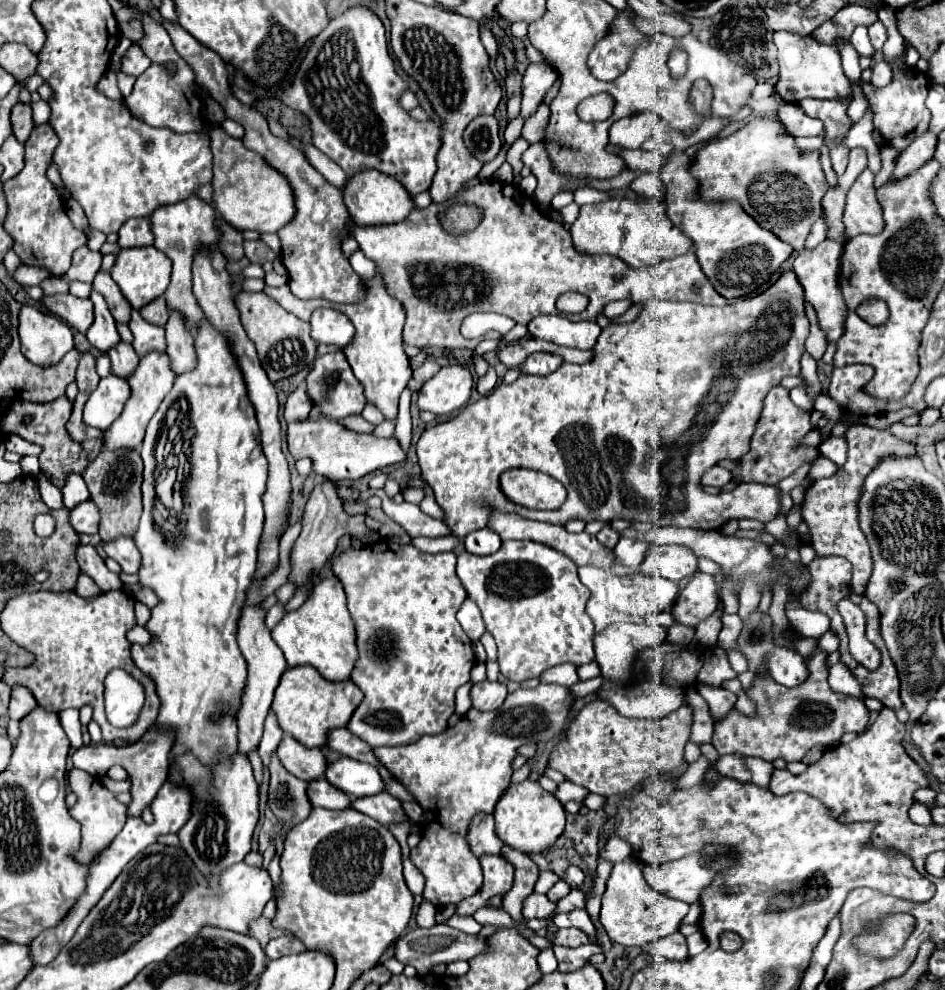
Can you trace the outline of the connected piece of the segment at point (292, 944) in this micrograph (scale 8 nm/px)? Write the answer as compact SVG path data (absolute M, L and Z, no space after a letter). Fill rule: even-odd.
M279 936L279 938L273 938L267 946L265 946L265 952L267 952L267 958L269 960L275 960L275 958L283 958L287 954L301 954L305 952L307 946L303 942L299 942L297 936Z

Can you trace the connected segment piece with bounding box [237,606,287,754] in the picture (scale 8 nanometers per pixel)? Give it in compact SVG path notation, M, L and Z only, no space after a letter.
M249 606L243 610L243 618L239 620L237 630L237 642L241 648L243 658L247 660L247 684L243 688L243 702L237 712L237 740L239 740L239 752L247 754L249 750L259 746L261 734L263 734L263 722L271 708L273 692L279 684L281 674L287 670L287 662L283 660L283 652L273 642L271 632L265 626L265 610L259 606Z

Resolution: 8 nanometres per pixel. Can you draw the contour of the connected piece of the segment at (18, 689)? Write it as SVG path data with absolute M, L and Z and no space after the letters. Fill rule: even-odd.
M15 686L11 688L11 700L9 700L9 716L13 720L21 720L23 716L27 716L33 708L35 708L37 700L31 696L31 692L27 692L27 688L23 686Z

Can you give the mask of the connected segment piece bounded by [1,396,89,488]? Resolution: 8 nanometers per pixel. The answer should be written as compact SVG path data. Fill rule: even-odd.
M65 396L53 400L53 402L47 402L47 404L35 404L35 402L25 402L25 400L17 400L15 404L11 404L5 420L3 420L3 426L1 430L5 434L17 434L29 442L35 442L35 444L41 444L43 446L43 452L39 456L41 460L41 472L47 474L51 478L51 482L55 486L65 486L65 480L69 474L83 474L83 470L89 466L89 458L87 458L87 452L83 454L83 446L79 442L75 442L69 434L67 434L67 420L71 416L71 408L73 408L73 402ZM23 416L31 416L31 422L29 424L21 424Z

